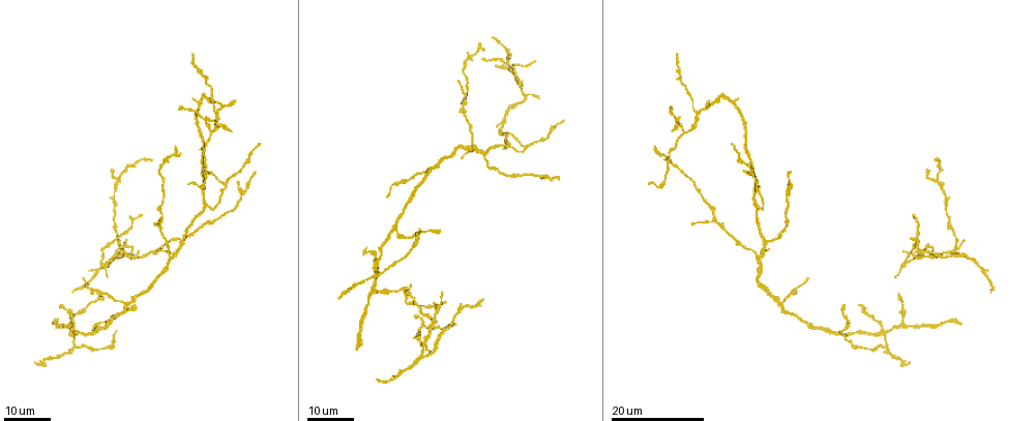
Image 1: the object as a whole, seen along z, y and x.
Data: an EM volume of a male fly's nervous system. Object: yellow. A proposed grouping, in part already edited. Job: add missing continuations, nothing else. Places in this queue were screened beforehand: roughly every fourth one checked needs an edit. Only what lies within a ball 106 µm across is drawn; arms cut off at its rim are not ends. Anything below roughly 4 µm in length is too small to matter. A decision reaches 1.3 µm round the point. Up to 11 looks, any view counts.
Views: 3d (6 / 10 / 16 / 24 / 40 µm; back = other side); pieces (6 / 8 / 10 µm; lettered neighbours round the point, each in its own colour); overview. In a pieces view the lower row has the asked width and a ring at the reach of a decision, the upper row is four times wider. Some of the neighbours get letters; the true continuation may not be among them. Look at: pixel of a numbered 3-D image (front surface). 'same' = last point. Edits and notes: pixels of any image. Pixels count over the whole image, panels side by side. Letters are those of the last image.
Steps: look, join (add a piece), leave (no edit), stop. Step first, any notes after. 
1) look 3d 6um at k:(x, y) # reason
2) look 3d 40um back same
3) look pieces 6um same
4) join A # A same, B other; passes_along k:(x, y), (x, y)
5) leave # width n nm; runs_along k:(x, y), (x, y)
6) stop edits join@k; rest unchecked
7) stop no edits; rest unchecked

look 3d 24um at 1:(539, 98) # free end

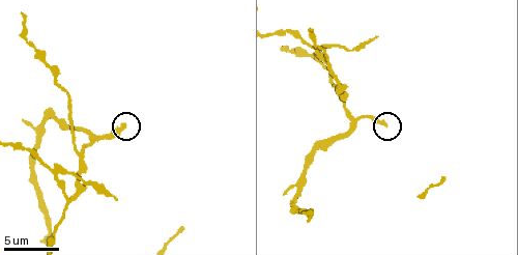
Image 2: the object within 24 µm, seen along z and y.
look pieces 6um at 2:(385, 123)

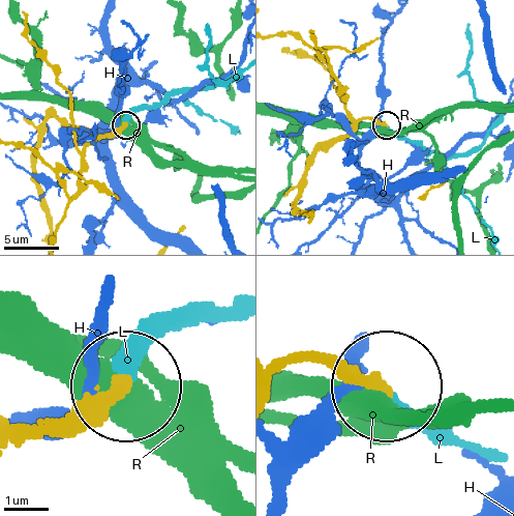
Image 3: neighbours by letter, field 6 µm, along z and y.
join L # H other, L same, R other; passes_along 3:(281, 369), (303, 357), (348, 361), (436, 432); it goes on there

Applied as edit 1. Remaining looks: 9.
look 3d 24um at 1:(912, 216) # long arm stops here

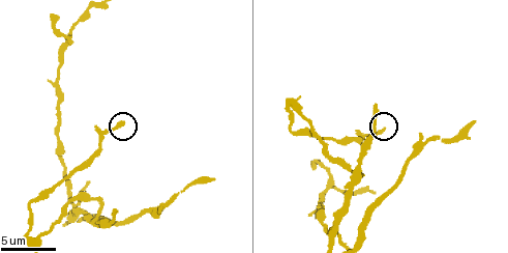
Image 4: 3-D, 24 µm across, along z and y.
look pieces 6um at 4:(121, 121)

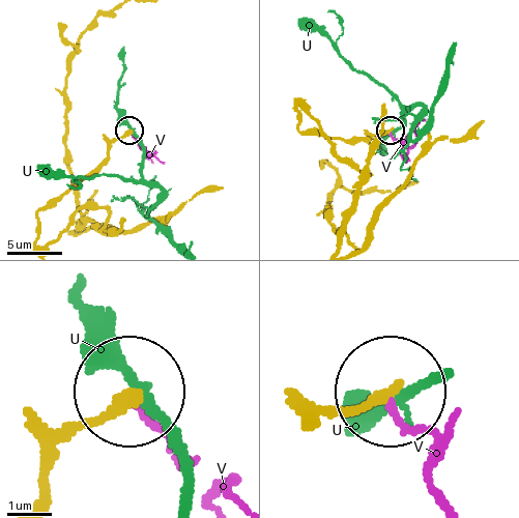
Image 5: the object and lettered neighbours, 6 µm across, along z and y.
leave # U other, V other; no lettered piece goes on from it

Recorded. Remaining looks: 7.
look pieces 10um at 4:(212, 178) # branch stops here

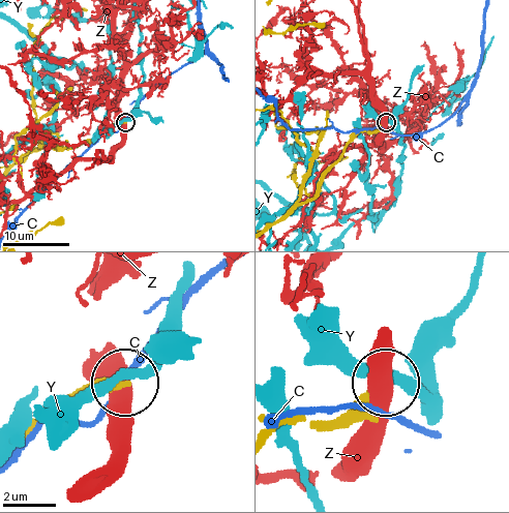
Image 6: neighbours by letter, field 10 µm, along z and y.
leave # C other, Y other, Z other; no lettered piece goes on from it

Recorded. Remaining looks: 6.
look 3d 16um at 1:(507, 133) # an open end

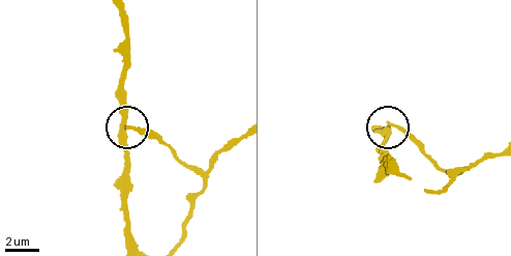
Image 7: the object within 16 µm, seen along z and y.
look pieces 6um at 7:(391, 122)

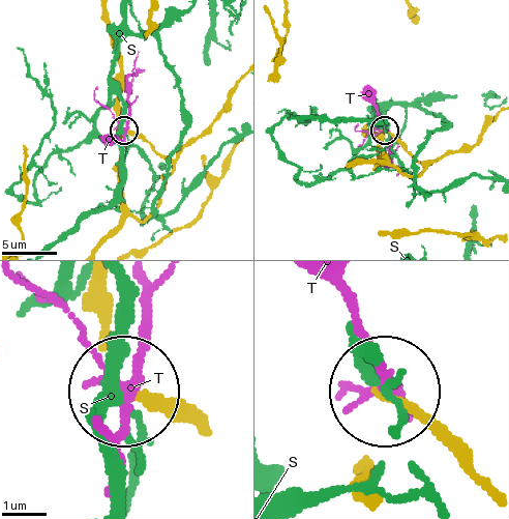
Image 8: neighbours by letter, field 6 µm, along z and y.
leave # width 140 nm; S other, T other; none of them fits

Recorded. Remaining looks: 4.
look 3d 24um at 1:(459, 81) # stops while still wide

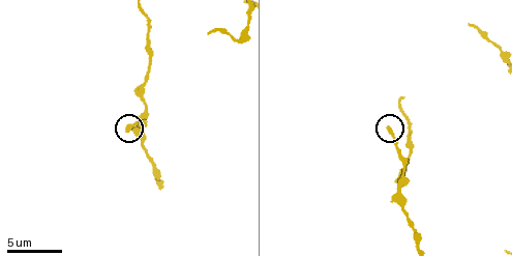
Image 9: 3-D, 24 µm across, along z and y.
look pieces 8um at 9:(128, 130)

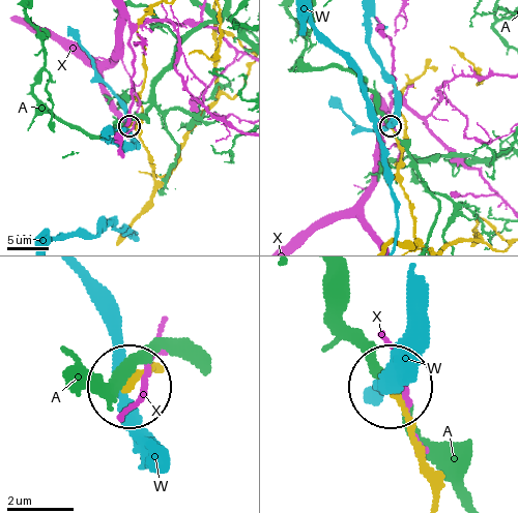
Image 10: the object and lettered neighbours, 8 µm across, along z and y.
leave # A other, W other, X other; no lettered piece goes on from it

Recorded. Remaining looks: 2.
stop edits join@3; rest unchecked

